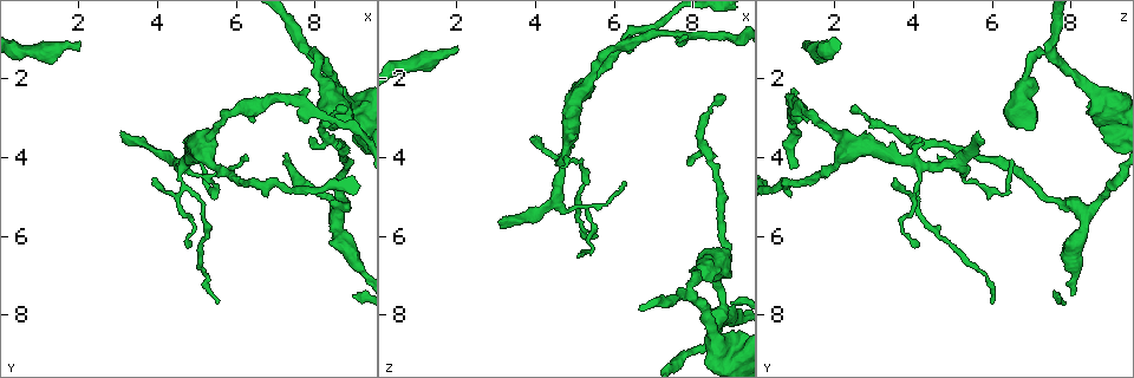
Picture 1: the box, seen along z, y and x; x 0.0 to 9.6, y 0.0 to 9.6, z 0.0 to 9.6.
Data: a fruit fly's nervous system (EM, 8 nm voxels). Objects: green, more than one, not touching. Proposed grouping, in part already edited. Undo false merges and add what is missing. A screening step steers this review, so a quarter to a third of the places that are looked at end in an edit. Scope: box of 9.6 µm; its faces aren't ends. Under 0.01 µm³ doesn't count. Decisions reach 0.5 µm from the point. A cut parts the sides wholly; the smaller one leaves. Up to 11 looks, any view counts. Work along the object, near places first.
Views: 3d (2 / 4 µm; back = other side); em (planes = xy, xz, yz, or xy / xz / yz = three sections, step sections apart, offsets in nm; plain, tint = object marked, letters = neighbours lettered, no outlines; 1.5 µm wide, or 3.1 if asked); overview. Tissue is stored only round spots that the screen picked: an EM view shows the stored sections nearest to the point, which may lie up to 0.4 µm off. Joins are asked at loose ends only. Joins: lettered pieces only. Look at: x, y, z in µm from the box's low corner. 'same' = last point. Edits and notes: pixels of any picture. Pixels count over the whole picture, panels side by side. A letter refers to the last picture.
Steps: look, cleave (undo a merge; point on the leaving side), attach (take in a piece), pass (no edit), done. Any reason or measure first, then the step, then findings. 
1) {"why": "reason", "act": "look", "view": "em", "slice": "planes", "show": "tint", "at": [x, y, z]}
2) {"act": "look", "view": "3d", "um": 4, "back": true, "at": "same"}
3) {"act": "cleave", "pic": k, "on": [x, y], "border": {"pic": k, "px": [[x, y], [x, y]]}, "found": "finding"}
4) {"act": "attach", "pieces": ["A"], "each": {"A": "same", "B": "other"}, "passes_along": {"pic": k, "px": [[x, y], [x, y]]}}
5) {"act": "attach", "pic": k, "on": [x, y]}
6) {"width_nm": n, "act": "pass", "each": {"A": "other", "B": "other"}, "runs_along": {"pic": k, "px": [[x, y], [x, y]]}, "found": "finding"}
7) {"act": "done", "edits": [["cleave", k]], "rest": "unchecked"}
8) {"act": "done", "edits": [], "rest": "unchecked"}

{"why": "tapers out", "act": "look", "view": "em", "slice": "xy", "step": 4, "show": "tint", "at": [8.90, 2.75, 2.50]}

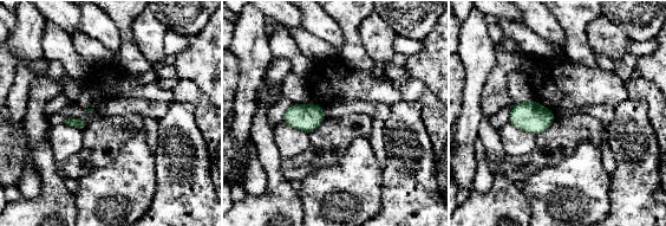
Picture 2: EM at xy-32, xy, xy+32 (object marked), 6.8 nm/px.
{"why": "another direction", "act": "look", "view": "em", "slice": "planes", "show": "letters", "at": "same"}

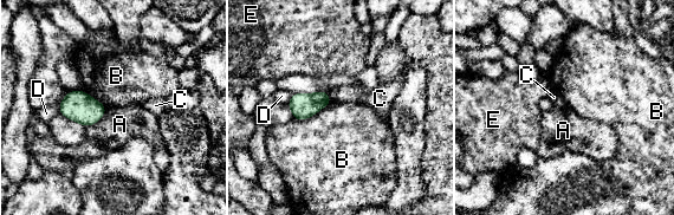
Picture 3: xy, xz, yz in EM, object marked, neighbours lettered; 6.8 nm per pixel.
{"width_nm": 120, "act": "pass", "each": {"A": "other", "B": "other", "C": "other", "D": "other", "E": "other"}, "border": {"pic": 3, "px": [[331, 101], [311, 116], [293, 119]]}, "found": "none of them fits"}

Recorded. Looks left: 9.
{"why": "branch stops here", "act": "look", "view": "em", "slice": "xy", "step": 8, "show": "tint", "at": [3.05, 3.40, 5.60]}

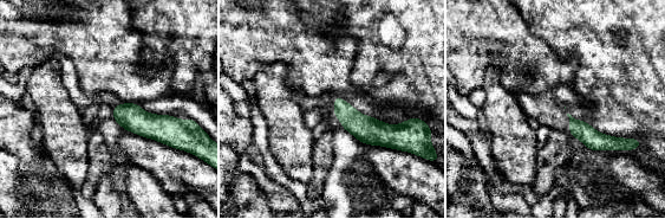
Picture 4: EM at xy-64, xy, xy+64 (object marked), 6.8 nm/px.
{"why": "cut it another way", "act": "look", "view": "em", "slice": "yz", "step": 4, "show": "letters", "at": "same"}

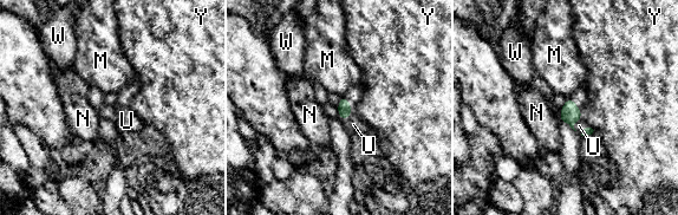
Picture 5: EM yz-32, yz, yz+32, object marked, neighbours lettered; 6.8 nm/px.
{"act": "attach", "pieces": ["U"], "each": {"M": "other", "N": "other", "U": "same", "W": "other", "Y": "other"}, "passes_along": {"pic": 5, "px": [[343, 106], [353, 110], [353, 124]]}, "found": "it goes on there"}

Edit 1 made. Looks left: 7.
{"why": "redraw", "act": "look", "view": "overview"}

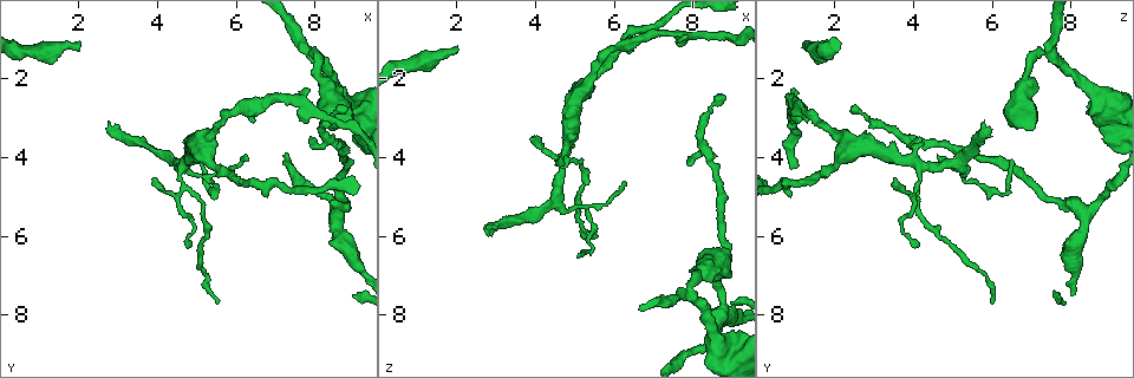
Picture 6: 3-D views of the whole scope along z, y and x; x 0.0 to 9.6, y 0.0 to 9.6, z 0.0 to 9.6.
{"act": "look", "view": "3d", "um": 4, "at": [5.15, 4.10, 6.45]}

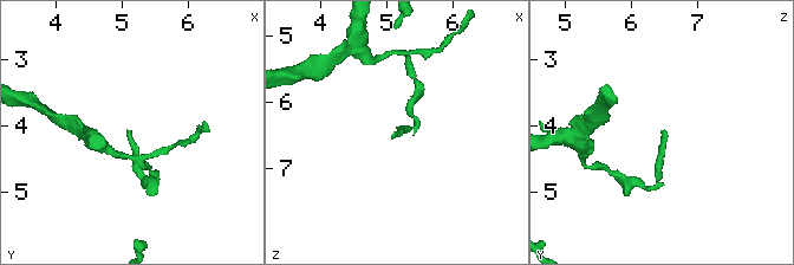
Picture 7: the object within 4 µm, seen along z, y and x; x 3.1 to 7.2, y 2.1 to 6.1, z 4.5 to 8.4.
{"act": "look", "view": "em", "slice": "planes", "show": "letters", "at": [5.10, 4.05, 6.45]}

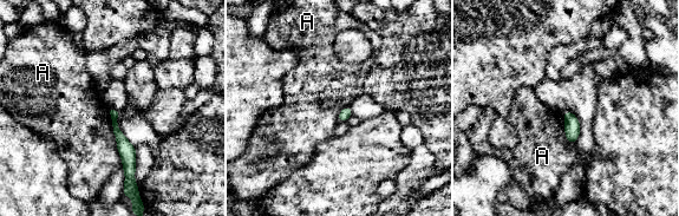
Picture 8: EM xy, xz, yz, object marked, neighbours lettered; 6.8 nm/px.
{"act": "pass", "each": {"A": "other"}, "border": {"pic": 8, "px": [[110, 110], [116, 148], [123, 167]]}, "found": "no lettered piece goes on from it"}

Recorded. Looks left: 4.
{"why": "branch point", "act": "look", "view": "3d", "um": 2, "at": [7.85, 1.40, 7.40]}

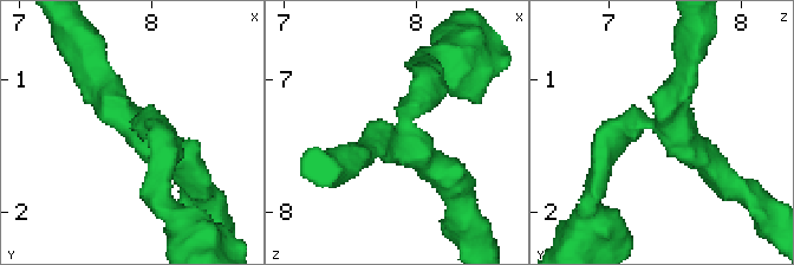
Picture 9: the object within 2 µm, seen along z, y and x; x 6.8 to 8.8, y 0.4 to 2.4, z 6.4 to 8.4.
{"why": "need the tissue", "act": "look", "view": "em", "slice": "yz", "step": 4, "show": "letters", "at": [7.92, 1.38, 7.48]}

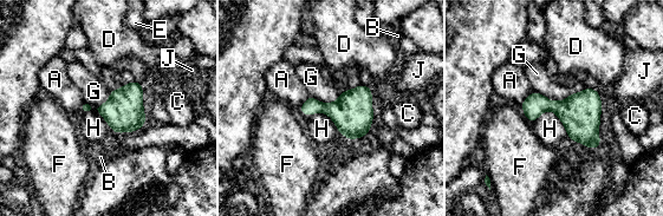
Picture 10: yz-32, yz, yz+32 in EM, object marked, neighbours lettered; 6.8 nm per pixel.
{"longest_contact_nm": ["H", 280], "act": "pass", "each": {"A": "other", "B": "other", "C": "other", "D": "other", "E": "other", "F": "other", "G": "other", "H": "other", "J": "other"}, "found": "continuous, no second neuron"}

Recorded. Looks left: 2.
{"act": "done", "edits": [["attach", 5]], "rest": "unchecked"}

